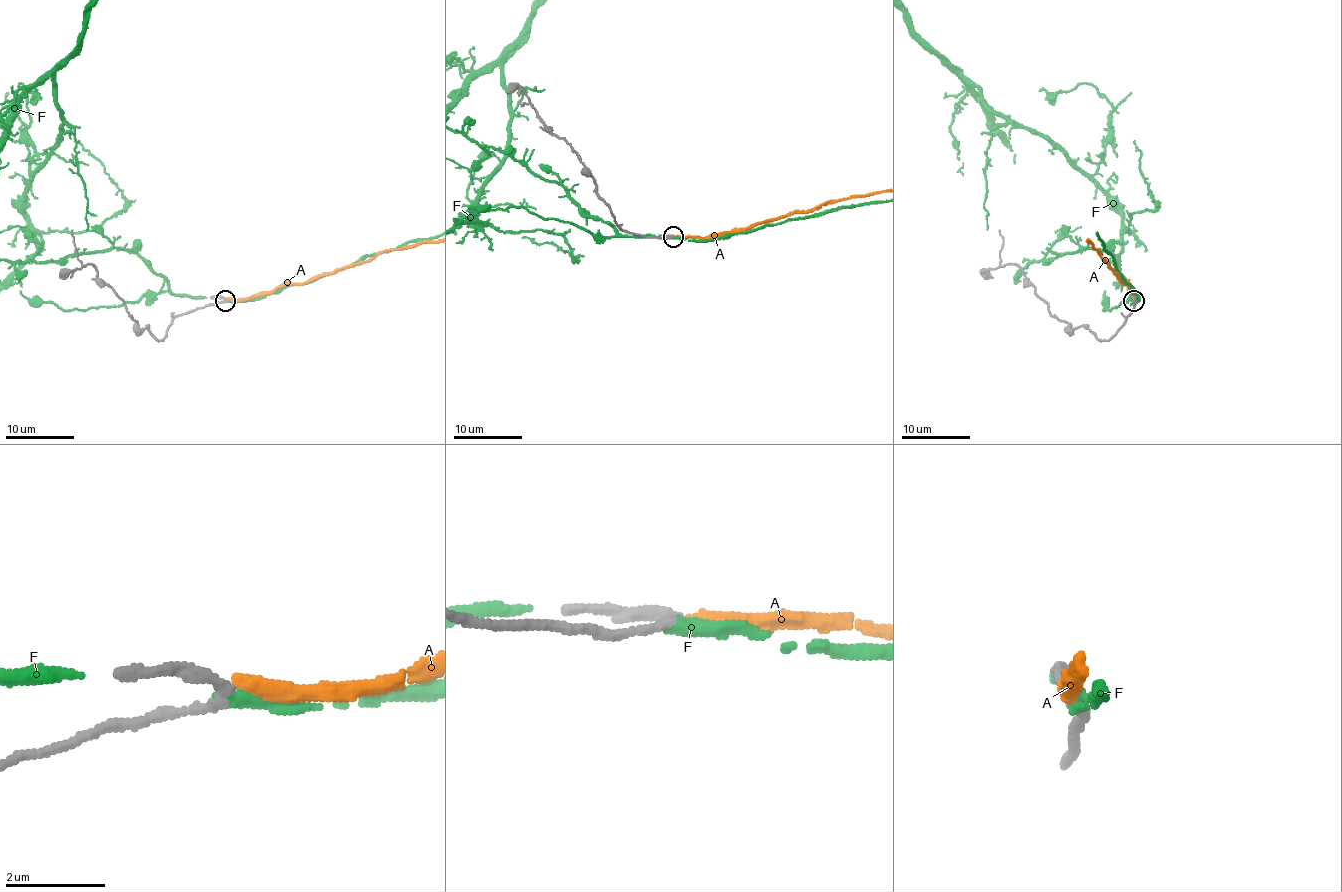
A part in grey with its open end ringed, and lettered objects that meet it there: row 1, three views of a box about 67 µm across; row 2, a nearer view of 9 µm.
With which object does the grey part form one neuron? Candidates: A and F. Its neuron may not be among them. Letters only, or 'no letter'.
F

